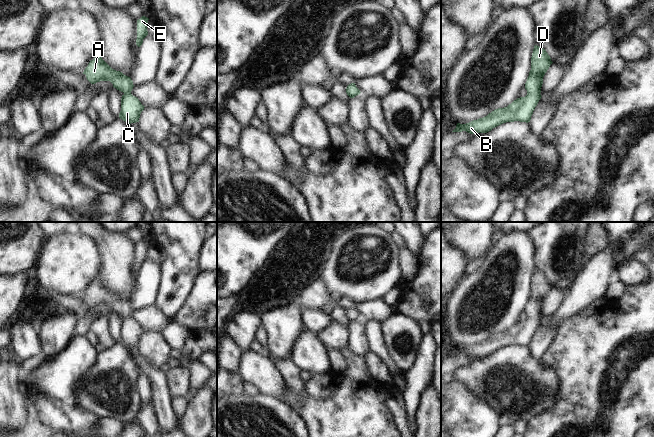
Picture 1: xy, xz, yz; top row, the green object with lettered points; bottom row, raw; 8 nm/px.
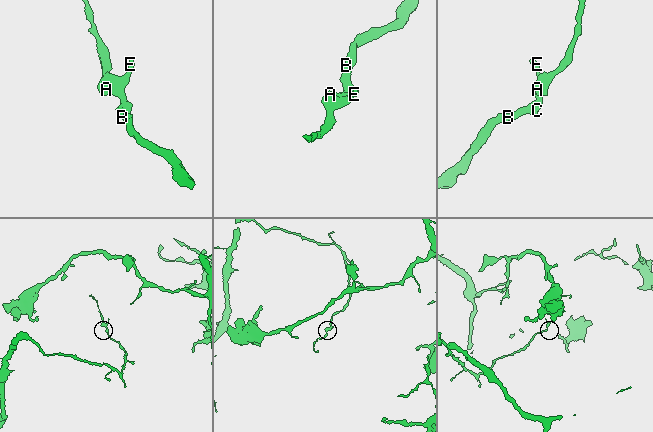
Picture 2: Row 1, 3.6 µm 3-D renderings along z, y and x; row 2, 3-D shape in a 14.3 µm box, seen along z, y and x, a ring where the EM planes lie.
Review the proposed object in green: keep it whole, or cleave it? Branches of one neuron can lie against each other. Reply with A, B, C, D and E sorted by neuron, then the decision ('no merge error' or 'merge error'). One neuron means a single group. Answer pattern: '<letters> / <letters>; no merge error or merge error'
A B C D E; no merge error

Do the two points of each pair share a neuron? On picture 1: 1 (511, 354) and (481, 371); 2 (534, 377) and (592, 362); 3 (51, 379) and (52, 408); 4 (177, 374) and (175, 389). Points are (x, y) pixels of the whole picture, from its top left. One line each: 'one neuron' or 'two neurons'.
1: one neuron
2: two neurons
3: two neurons
4: one neuron

